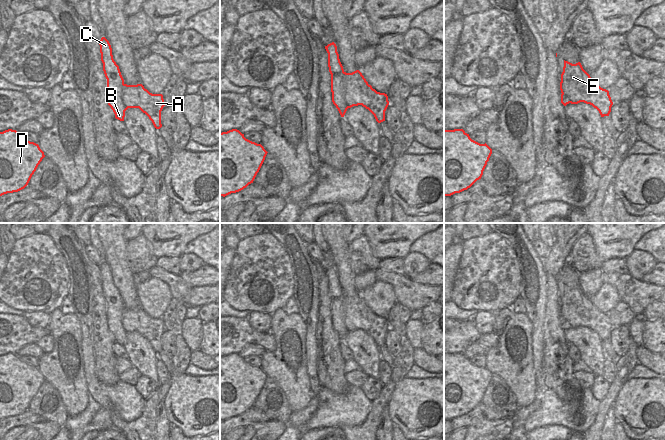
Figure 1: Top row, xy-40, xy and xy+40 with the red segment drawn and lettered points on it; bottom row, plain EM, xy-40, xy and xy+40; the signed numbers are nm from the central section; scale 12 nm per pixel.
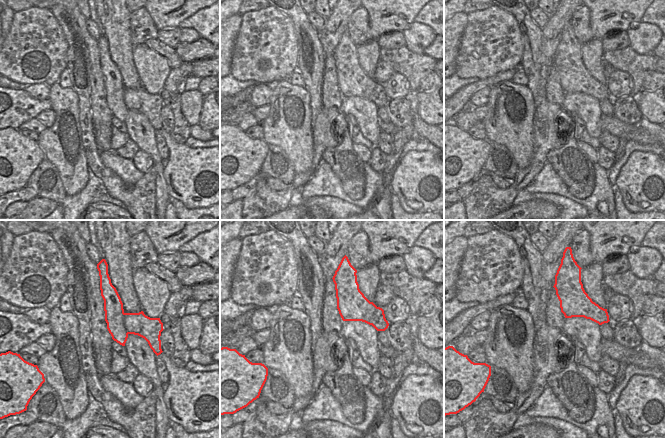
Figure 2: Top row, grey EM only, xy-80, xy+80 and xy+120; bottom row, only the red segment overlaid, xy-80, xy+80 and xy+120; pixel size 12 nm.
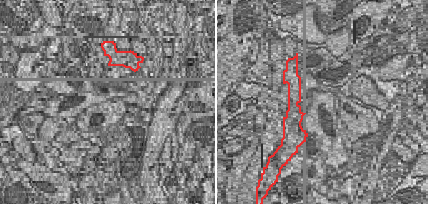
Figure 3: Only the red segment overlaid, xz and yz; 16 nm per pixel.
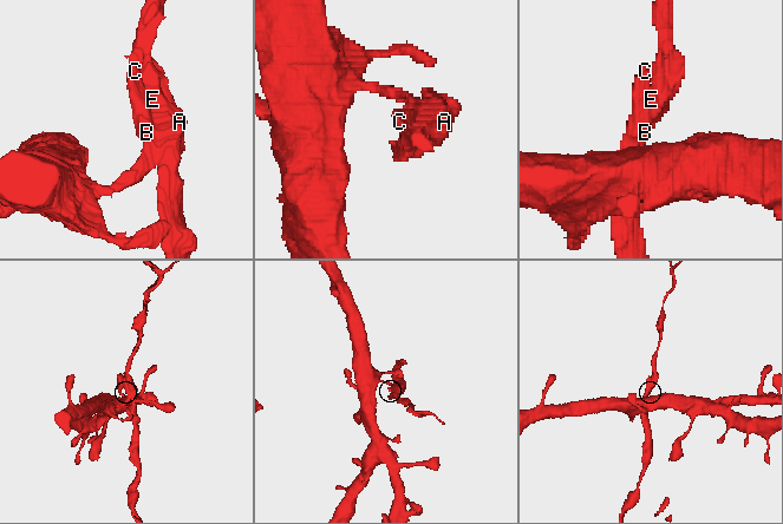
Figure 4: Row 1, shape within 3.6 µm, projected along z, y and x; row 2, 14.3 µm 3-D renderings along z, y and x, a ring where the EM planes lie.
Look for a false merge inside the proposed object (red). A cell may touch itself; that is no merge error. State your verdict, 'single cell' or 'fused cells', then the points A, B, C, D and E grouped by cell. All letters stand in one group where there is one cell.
fused cells; A E / B C D

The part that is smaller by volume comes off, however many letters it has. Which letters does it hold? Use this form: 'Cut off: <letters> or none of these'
Cut off: A, E

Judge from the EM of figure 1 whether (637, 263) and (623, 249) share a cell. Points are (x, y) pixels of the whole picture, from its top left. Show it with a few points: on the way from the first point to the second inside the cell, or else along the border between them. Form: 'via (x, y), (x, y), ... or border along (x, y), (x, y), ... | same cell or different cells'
border along (634, 249), (626, 258) | different cells

